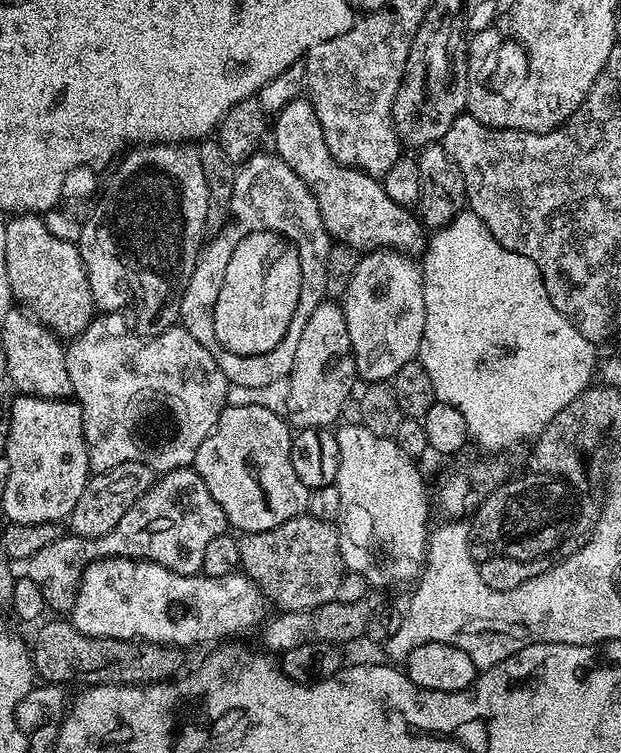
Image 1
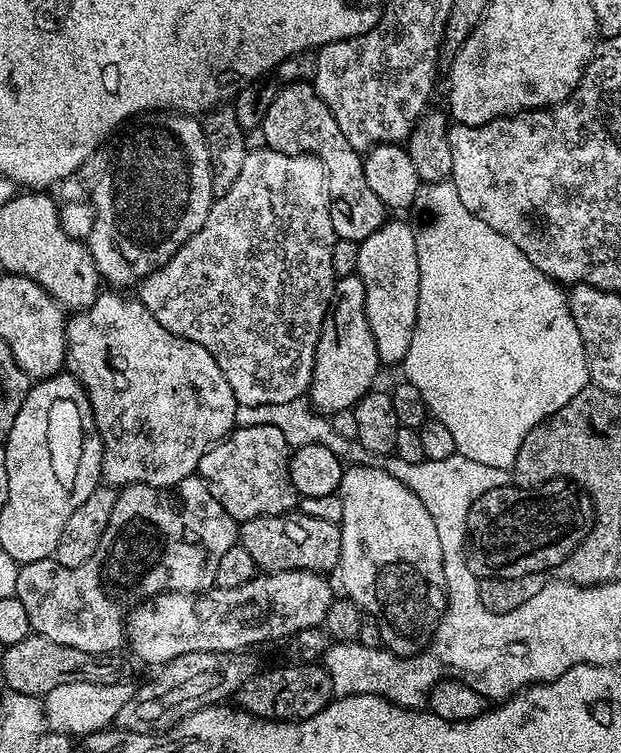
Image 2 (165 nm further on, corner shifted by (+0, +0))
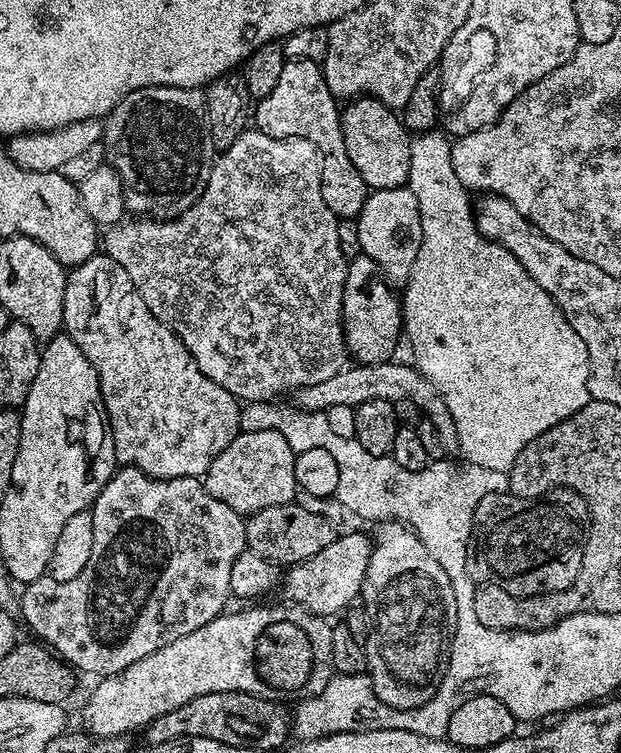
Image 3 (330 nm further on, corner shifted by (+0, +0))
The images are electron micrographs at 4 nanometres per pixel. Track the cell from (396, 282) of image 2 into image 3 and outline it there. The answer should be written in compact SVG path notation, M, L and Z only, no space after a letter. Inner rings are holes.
M407 186L394 190L369 191L360 215L355 217L358 242L363 255L380 267L380 274L392 286L403 286L414 270L418 246L422 246L422 222L418 214L418 198Z

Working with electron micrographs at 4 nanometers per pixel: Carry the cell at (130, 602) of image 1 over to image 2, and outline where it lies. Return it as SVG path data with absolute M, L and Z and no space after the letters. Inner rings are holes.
M269 572L257 574L250 582L233 588L217 588L206 592L163 592L149 600L139 601L129 611L126 621L126 644L140 660L151 666L169 664L182 654L195 652L238 652L251 649L251 644L264 644L267 640L284 640L306 628L321 627L334 599L332 588L318 572Z

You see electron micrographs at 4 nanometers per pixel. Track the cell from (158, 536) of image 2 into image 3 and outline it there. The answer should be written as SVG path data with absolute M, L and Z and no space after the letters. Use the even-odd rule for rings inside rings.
M124 466L113 472L106 486L97 494L90 511L94 522L94 550L90 554L90 562L86 562L86 570L82 570L78 578L70 578L70 582L54 582L54 578L46 574L34 582L23 585L21 592L24 593L20 596L19 615L23 623L27 627L29 624L41 636L37 637L73 669L81 668L84 672L93 672L96 678L124 672L130 666L134 666L134 662L154 654L154 650L162 650L162 646L170 642L178 642L178 638L186 638L186 634L194 634L194 630L206 626L206 622L221 615L229 607L228 600L230 601L232 596L230 570L233 569L238 554L242 554L248 548L246 520L239 512L230 510L226 502L218 502L218 498L208 493L197 477L183 476L169 480L155 480L153 476L147 476L142 470Z

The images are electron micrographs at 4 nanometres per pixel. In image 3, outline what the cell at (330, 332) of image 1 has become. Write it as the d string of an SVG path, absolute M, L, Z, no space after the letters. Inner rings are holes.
M361 254L348 261L342 294L342 323L349 357L357 364L389 363L395 357L392 355L396 347L402 344L402 300L391 291L395 292L371 258Z

